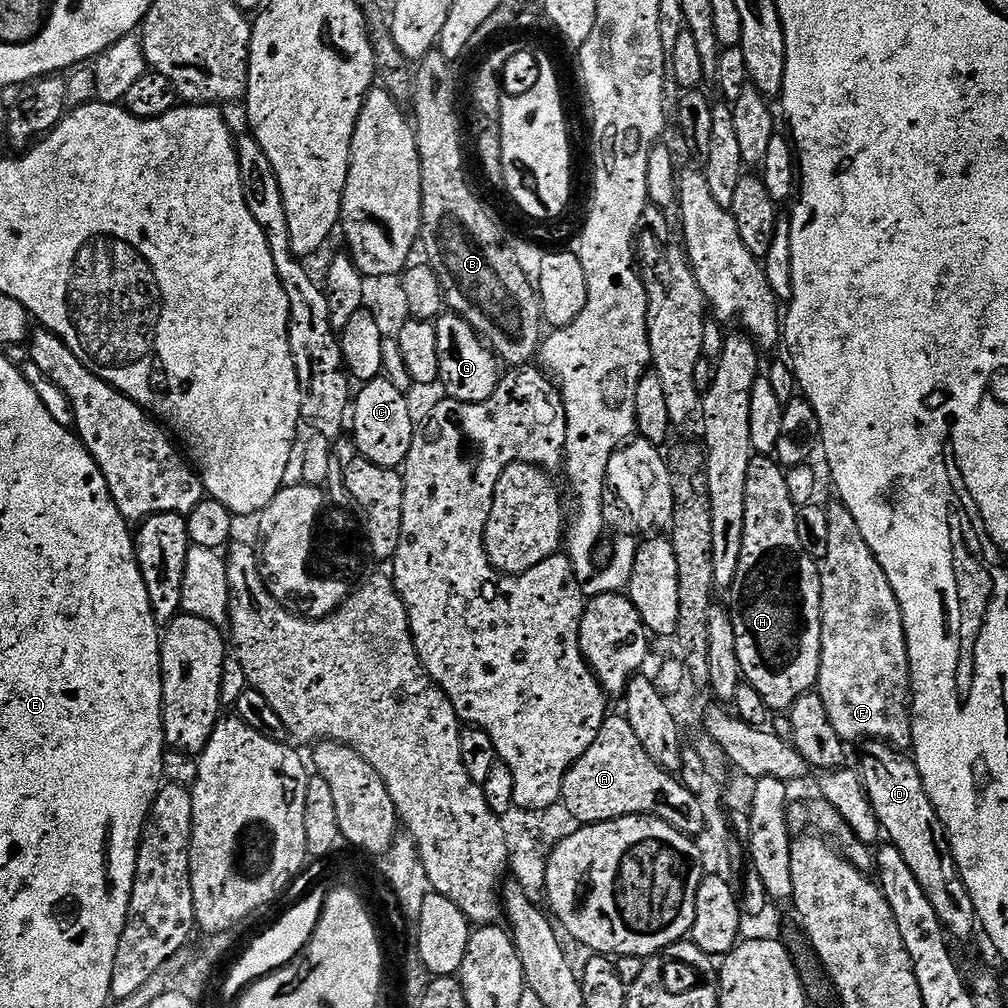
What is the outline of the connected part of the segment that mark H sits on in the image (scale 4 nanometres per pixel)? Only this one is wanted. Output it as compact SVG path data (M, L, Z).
M753 455L750 462L750 474L746 486L746 526L744 527L744 558L738 566L736 584L740 588L740 605L734 608L732 621L734 634L738 638L738 662L744 671L743 679L764 699L764 704L774 711L791 709L800 696L811 693L817 687L820 678L820 655L822 654L822 582L820 581L820 564L813 560L803 549L798 536L797 506L791 501L790 489L787 486L786 472L772 456Z

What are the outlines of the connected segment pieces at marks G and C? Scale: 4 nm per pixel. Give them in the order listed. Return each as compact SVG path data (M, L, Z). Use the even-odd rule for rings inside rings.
M453 312L443 313L435 321L436 337L438 338L438 352L440 354L440 378L439 383L449 397L453 400L461 400L464 403L486 402L496 392L502 379L501 361L496 353L478 333Z
M385 378L367 381L354 400L354 411L350 416L351 427L356 427L354 439L359 455L383 468L399 469L408 456L405 445L414 435L412 412L408 409L408 400Z

